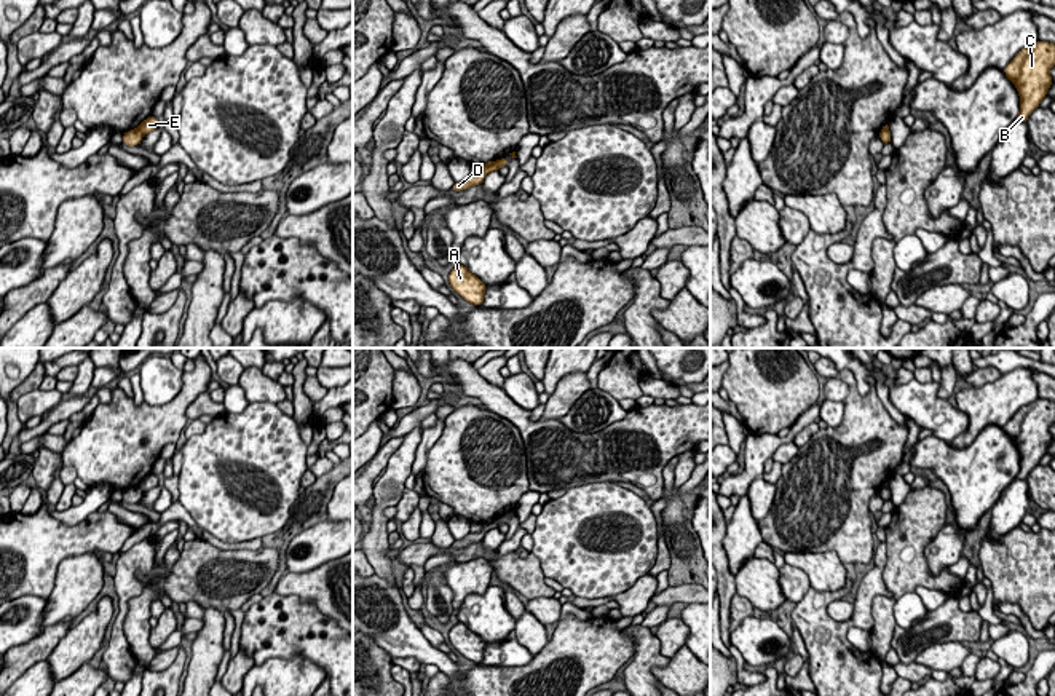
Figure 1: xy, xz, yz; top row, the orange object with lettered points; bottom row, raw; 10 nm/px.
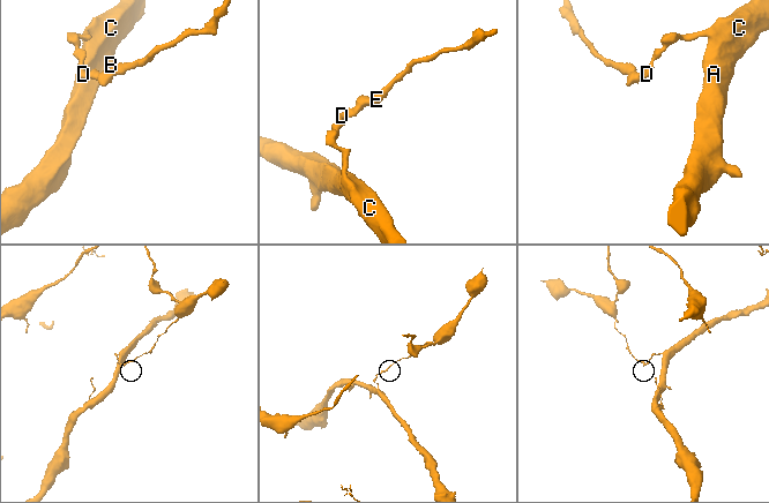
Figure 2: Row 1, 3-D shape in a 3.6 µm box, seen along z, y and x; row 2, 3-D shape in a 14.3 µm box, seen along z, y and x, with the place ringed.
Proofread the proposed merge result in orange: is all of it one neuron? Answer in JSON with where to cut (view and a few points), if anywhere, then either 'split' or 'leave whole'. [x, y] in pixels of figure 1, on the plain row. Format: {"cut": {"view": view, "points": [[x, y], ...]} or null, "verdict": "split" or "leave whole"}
{"cut": {"view": "xy", "points": [[136, 486], [142, 492]]}, "verdict": "split"}

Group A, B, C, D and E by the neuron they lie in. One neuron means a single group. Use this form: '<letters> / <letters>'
A B C D / E

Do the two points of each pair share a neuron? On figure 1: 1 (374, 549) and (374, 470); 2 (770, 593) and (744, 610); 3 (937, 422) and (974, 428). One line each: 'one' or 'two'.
1: two
2: two
3: two

